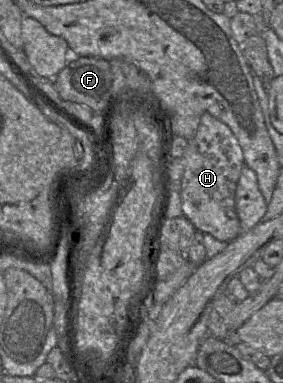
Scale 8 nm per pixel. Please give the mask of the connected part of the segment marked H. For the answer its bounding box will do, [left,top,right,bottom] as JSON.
[180,113,245,243]

